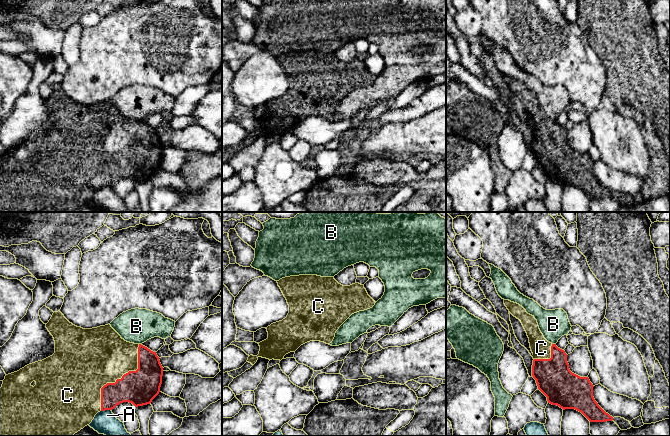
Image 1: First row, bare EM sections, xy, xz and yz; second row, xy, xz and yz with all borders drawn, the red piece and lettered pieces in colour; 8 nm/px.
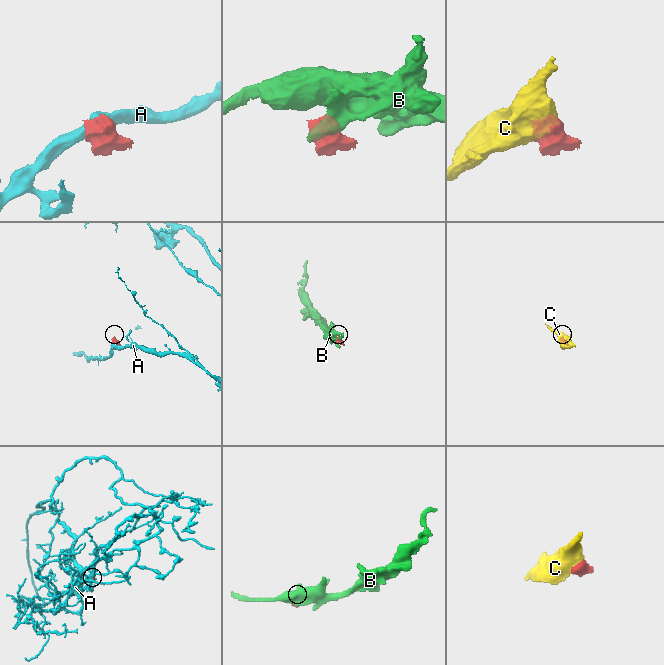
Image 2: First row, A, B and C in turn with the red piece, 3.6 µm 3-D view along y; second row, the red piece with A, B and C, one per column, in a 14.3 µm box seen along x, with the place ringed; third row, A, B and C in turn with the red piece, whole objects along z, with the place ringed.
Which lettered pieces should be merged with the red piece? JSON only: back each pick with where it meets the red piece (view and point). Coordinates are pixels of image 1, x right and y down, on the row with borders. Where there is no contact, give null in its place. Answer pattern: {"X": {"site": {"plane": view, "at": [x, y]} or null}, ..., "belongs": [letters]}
{"C": {"site": {"plane": "xy", "at": [121, 378]}}, "belongs": ["C"]}

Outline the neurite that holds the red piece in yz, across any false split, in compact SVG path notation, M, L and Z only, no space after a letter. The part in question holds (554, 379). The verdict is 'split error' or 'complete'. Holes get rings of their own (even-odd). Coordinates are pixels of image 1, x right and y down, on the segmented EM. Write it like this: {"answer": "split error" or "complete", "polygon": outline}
{"answer": "split error", "polygon": "M504 300L509 312L519 319L529 338L533 353L532 376L548 403L563 410L575 409L590 422L612 421L593 397L593 384L588 377L572 373L567 354L556 344L548 342L541 333L537 320L517 303Z"}

